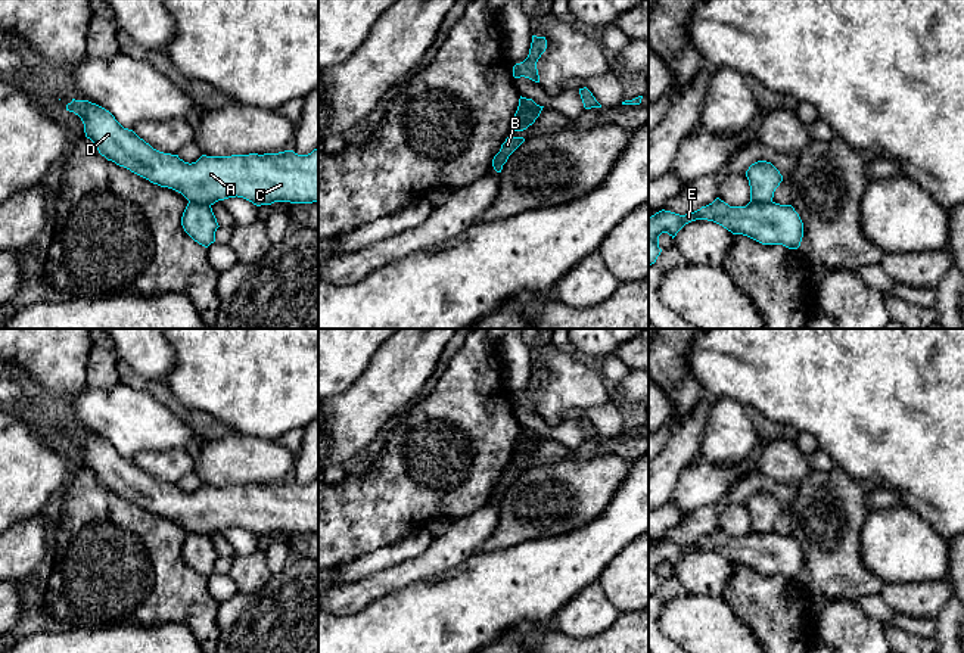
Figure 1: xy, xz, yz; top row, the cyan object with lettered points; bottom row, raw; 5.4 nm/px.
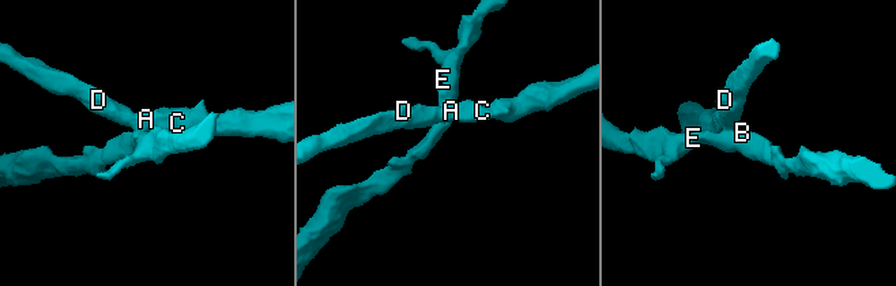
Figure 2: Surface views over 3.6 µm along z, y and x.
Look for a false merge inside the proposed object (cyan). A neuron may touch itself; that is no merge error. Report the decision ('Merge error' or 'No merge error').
Merge error

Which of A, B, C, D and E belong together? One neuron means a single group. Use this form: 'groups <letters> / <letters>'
groups A C D / B E

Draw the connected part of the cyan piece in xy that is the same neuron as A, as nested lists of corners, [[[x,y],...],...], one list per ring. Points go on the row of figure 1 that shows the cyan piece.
[[[72,99],[66,111],[81,118],[85,137],[108,161],[181,193],[189,202],[214,205],[237,196],[256,206],[274,202],[318,203],[318,147],[308,155],[293,150],[202,155],[189,164],[178,155],[153,149],[96,103]]]

